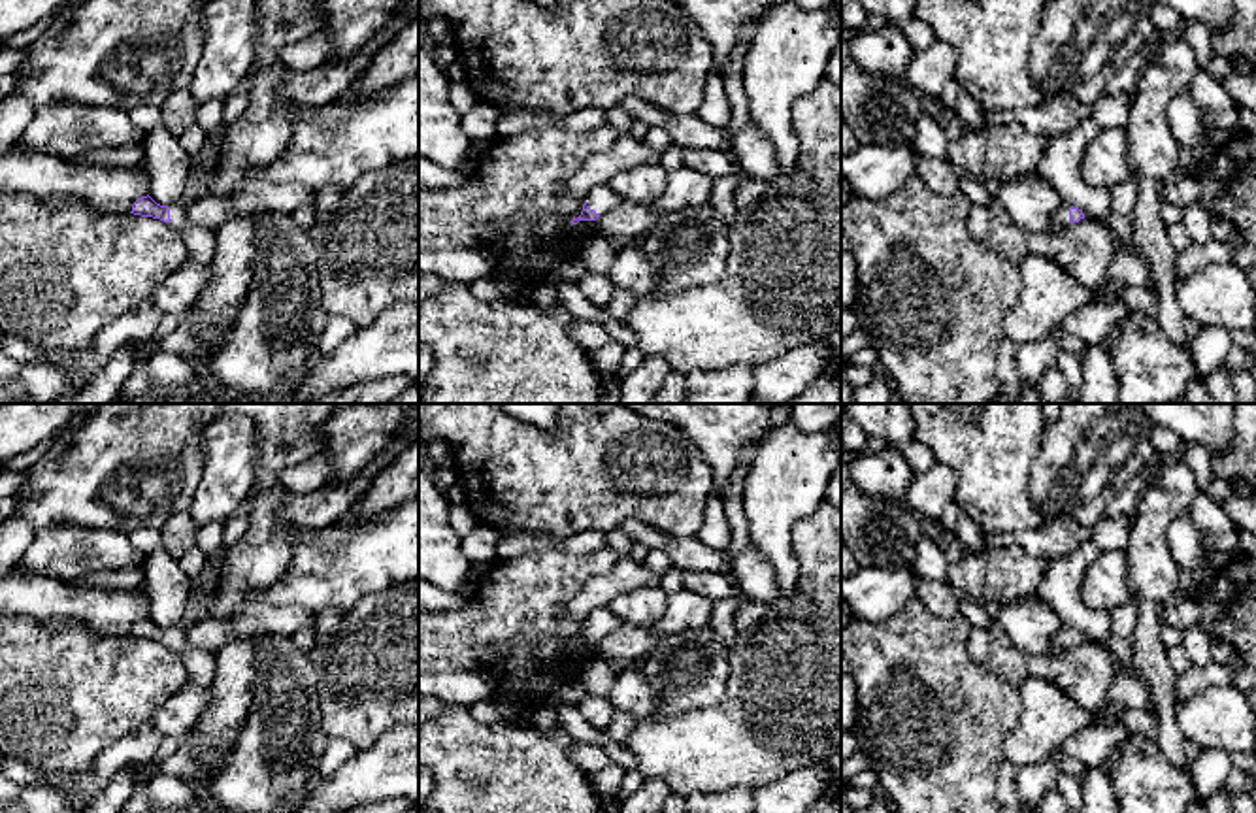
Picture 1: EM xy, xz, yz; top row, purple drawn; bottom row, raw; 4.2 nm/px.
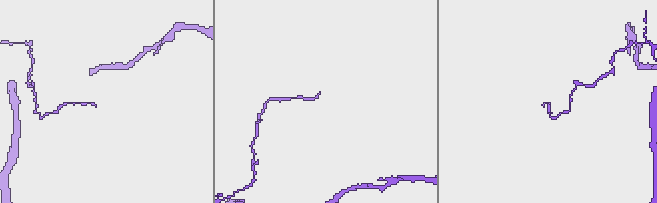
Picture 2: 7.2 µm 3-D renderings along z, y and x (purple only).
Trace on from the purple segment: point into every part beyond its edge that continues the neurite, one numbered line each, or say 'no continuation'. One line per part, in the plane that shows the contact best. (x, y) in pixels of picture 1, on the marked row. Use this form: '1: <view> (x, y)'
1: yz (1060, 219)

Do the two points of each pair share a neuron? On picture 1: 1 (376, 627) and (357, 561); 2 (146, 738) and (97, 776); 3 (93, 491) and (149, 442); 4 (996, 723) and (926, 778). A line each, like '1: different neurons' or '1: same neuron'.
1: different neurons
2: same neuron
3: same neuron
4: same neuron

